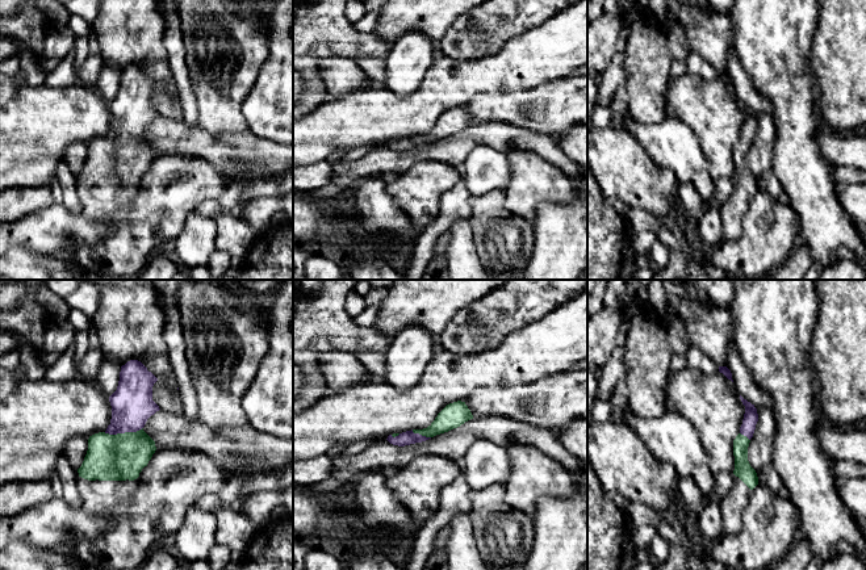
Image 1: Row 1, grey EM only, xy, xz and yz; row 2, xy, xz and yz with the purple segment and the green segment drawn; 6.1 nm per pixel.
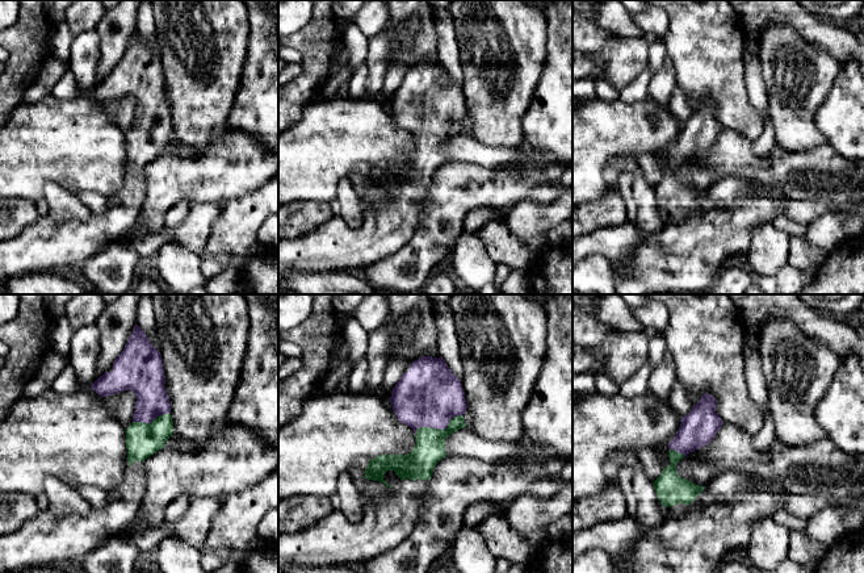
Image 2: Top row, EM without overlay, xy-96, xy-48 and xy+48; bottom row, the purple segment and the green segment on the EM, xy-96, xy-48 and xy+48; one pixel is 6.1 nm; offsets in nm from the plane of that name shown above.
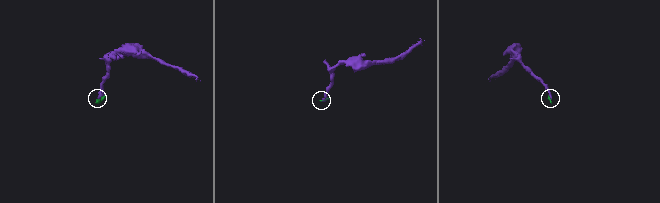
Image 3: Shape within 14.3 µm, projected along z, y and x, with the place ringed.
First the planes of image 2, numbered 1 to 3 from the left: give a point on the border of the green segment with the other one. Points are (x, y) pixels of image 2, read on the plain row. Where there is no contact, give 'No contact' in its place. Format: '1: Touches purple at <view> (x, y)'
1: Touches purple at xy-96 (151, 126)
2: Touches purple at xy-48 (439, 134)
3: Touches purple at xy+48 (678, 157)

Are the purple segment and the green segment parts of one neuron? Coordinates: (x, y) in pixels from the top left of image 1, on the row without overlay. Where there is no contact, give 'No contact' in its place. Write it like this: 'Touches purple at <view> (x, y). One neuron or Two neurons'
Touches purple at xy (122, 138). One neuron

